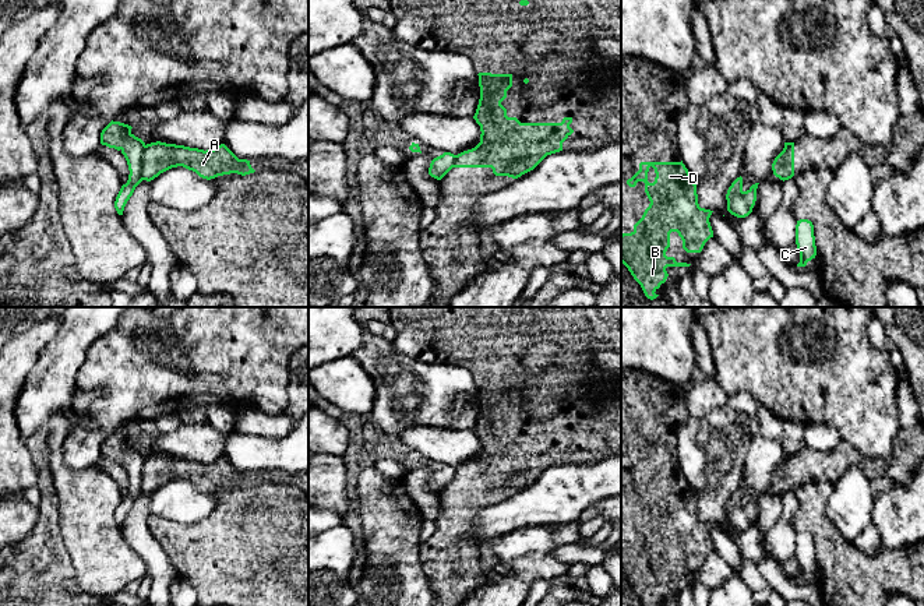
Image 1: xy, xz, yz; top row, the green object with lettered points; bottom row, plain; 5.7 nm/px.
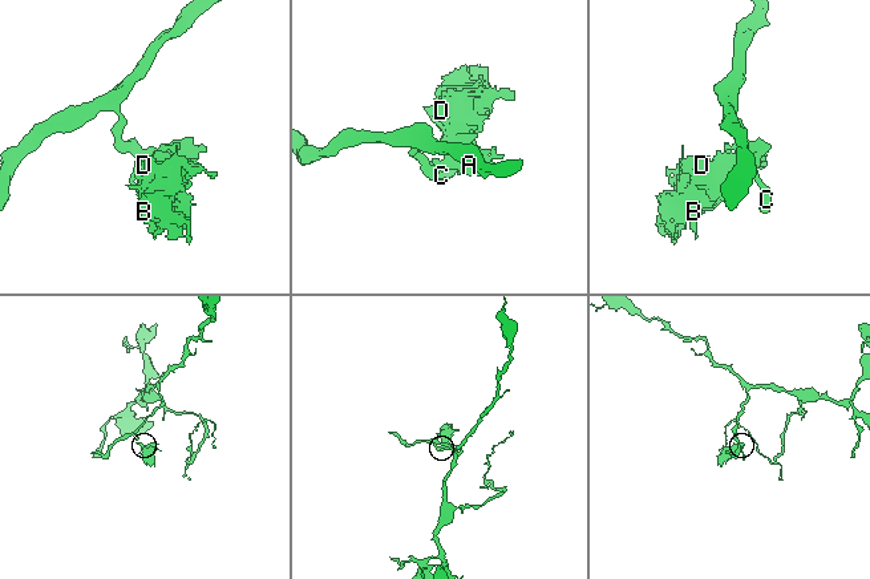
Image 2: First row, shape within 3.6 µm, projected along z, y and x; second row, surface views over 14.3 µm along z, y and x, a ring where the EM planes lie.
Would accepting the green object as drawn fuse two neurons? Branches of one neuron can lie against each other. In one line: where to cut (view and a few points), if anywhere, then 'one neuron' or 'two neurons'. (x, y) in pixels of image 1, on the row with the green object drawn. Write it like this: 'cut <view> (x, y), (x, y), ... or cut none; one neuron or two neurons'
cut xy (145, 145), (141, 179); two neurons

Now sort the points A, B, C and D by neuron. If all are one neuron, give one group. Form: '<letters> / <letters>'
A B D / C

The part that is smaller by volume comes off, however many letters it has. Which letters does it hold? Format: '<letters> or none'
A, B, D

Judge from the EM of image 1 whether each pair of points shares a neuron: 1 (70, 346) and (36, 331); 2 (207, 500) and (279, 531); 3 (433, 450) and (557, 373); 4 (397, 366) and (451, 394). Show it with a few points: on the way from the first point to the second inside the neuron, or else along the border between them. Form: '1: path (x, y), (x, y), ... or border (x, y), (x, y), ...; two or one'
1: border (60, 321), (56, 334), (41, 351), (34, 366); two
2: border (214, 494), (214, 508), (198, 521), (189, 522); two
3: border (472, 430), (479, 439), (480, 453), (464, 462); two
4: path (411, 380), (425, 394), (437, 394); one

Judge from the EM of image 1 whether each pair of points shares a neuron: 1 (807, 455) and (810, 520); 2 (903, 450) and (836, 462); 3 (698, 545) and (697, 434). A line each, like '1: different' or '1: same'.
1: different
2: same
3: different

